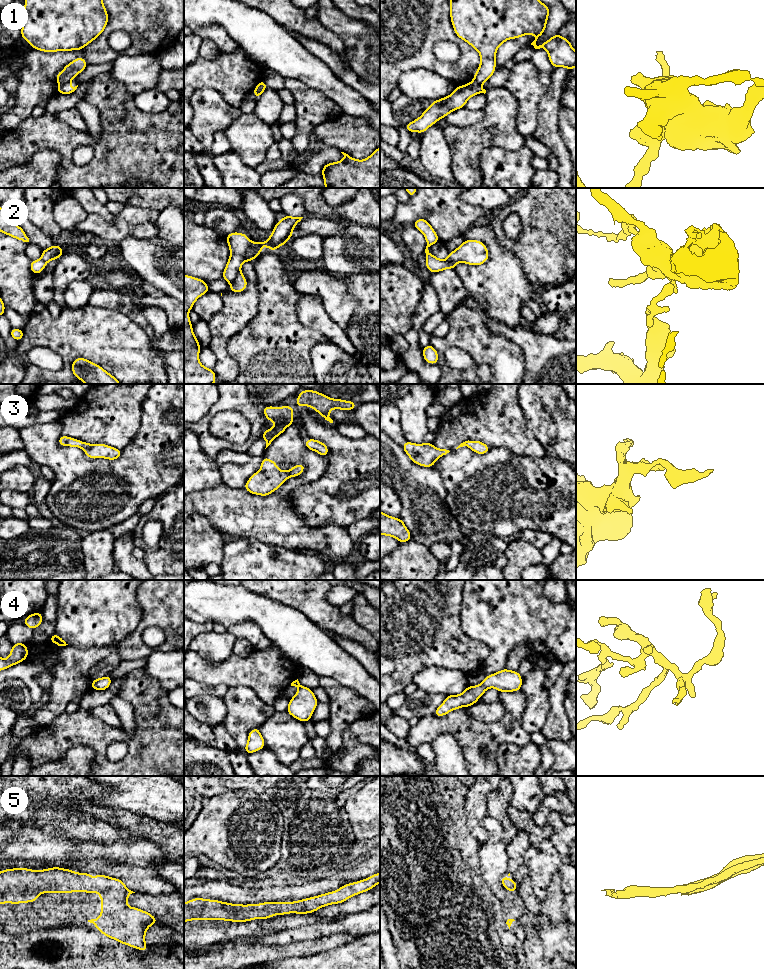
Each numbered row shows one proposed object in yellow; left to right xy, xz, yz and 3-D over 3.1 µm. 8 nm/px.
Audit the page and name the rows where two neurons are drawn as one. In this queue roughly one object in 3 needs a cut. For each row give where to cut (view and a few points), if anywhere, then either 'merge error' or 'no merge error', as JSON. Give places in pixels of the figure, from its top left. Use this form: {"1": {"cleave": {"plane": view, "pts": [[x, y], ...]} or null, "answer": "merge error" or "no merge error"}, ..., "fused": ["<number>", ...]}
{"1": {"cleave": {"plane": "xy", "pts": [[69, 80], [58, 84]]}, "answer": "merge error"}, "2": {"cleave": {"plane": "xz", "pts": [[252, 242], [243, 261]]}, "answer": "merge error"}, "3": {"cleave": null, "answer": "no merge error"}, "4": {"cleave": null, "answer": "no merge error"}, "5": {"cleave": null, "answer": "no merge error"}, "fused": ["1", "2"]}

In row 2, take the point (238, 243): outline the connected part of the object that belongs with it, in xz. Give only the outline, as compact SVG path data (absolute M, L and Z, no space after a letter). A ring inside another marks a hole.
M236 231L228 234L226 240L230 249L230 257L221 278L230 284L244 263L246 252L252 242L246 234Z

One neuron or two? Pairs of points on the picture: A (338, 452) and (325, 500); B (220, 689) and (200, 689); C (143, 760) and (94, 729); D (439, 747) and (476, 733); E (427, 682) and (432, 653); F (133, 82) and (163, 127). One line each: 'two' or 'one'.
A: one
B: one
C: one
D: two
E: two
F: two

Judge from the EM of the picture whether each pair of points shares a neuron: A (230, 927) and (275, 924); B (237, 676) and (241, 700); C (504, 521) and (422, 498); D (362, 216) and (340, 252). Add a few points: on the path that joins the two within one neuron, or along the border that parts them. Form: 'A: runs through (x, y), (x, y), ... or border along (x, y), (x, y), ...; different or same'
A: runs through (241, 928), (264, 927); same
B: border along (230, 686), (248, 686), (259, 698); different
C: border along (442, 482), (446, 490), (447, 507), (460, 525); different
D: border along (341, 217), (369, 226); different

